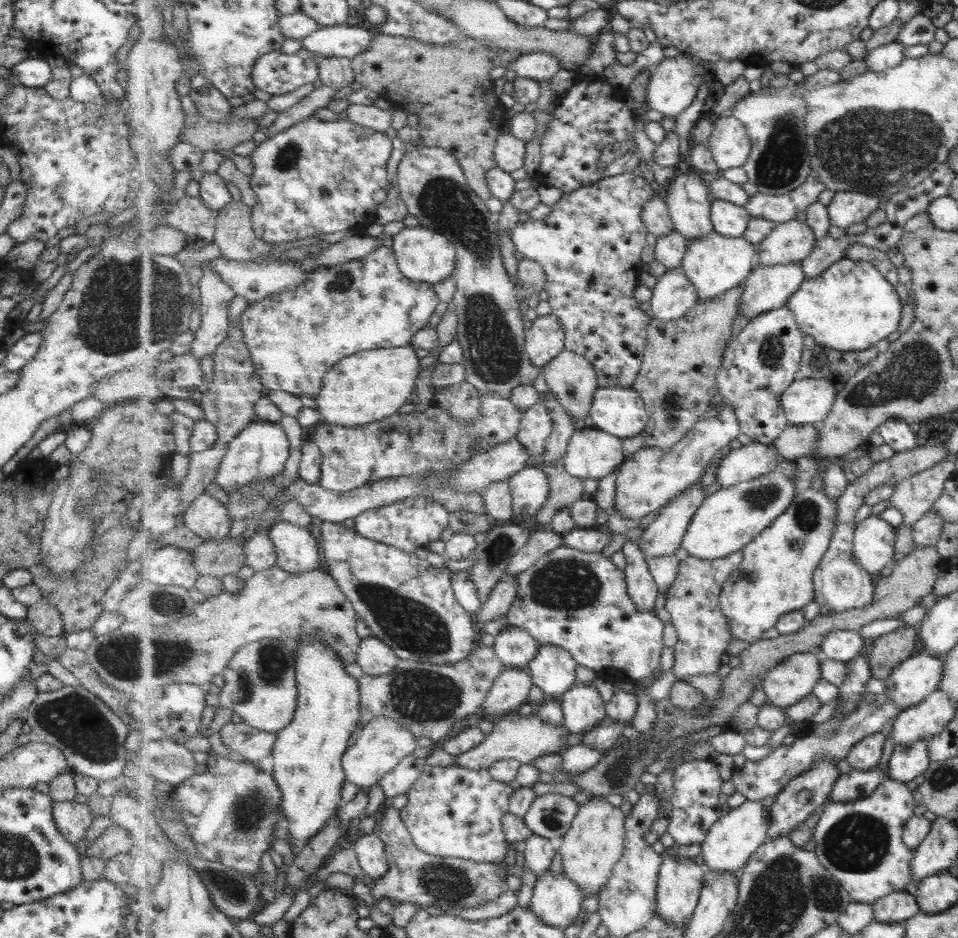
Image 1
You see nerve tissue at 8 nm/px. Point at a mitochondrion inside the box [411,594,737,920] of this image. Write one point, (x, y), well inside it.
(440, 882)

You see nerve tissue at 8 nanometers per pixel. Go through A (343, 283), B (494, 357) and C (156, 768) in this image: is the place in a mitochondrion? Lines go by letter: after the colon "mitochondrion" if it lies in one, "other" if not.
A: mitochondrion
B: mitochondrion
C: other

